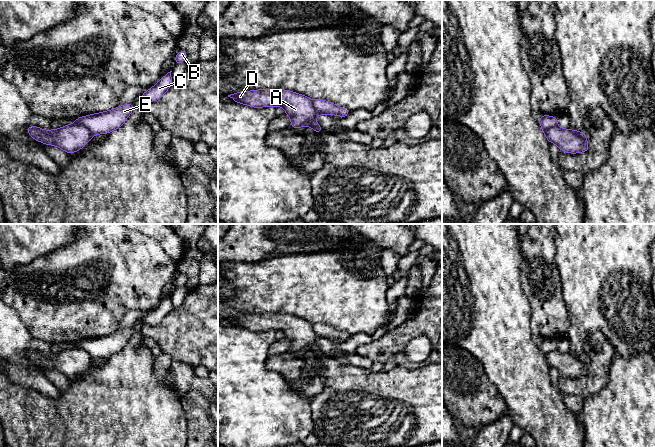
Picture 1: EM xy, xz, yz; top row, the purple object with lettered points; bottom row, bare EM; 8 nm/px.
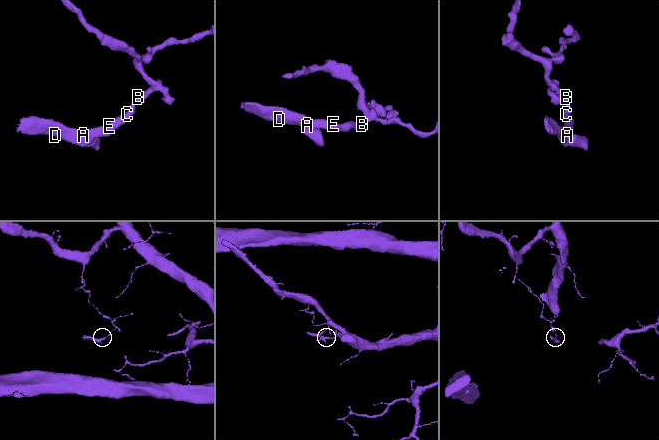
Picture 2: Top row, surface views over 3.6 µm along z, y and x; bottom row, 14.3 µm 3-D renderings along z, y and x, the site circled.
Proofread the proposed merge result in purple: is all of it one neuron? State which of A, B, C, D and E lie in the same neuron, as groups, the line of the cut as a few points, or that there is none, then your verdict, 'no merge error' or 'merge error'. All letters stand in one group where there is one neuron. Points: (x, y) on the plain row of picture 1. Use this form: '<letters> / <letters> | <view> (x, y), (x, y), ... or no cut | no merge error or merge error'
A D / B C E | xy (76, 345), (84, 349), (93, 358) | merge error

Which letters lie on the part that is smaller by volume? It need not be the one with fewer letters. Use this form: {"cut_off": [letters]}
{"cut_off": ["A", "D"]}

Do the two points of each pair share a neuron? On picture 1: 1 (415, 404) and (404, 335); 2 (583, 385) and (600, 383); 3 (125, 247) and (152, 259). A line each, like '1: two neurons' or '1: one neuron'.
1: two neurons
2: one neuron
3: one neuron

